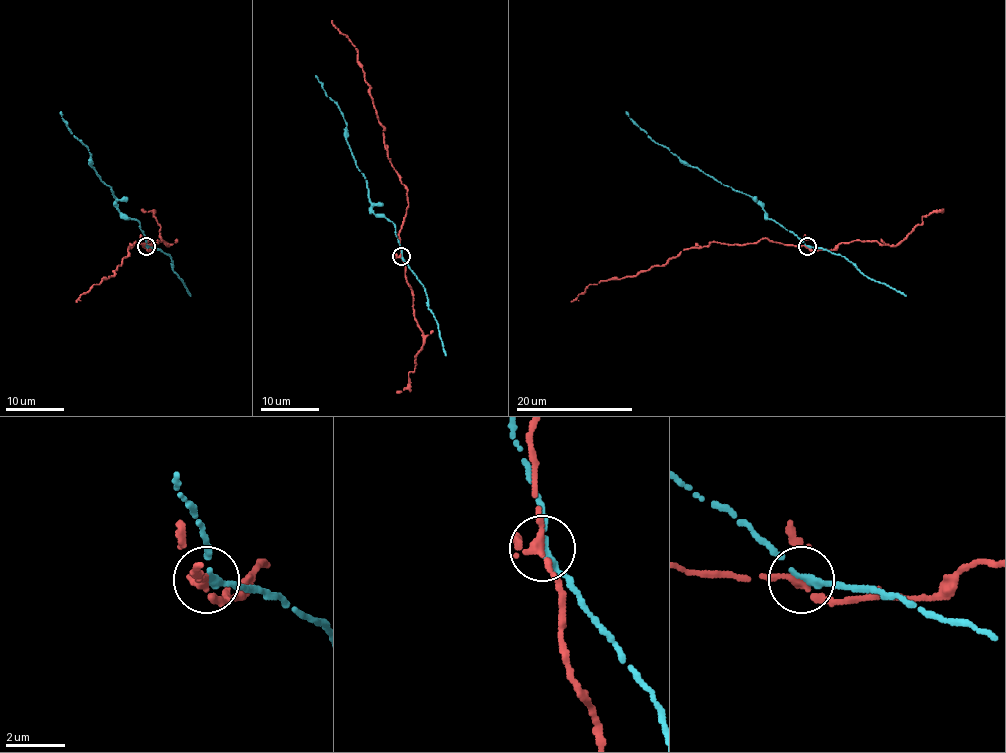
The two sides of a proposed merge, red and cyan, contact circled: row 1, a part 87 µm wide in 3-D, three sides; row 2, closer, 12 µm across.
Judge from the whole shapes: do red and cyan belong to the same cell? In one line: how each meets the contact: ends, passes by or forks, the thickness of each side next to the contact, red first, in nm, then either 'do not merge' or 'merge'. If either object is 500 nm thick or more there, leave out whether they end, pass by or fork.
red ends there; cyan passes by; 380 nm thick on the red side, 220 nm on the other; do not merge

